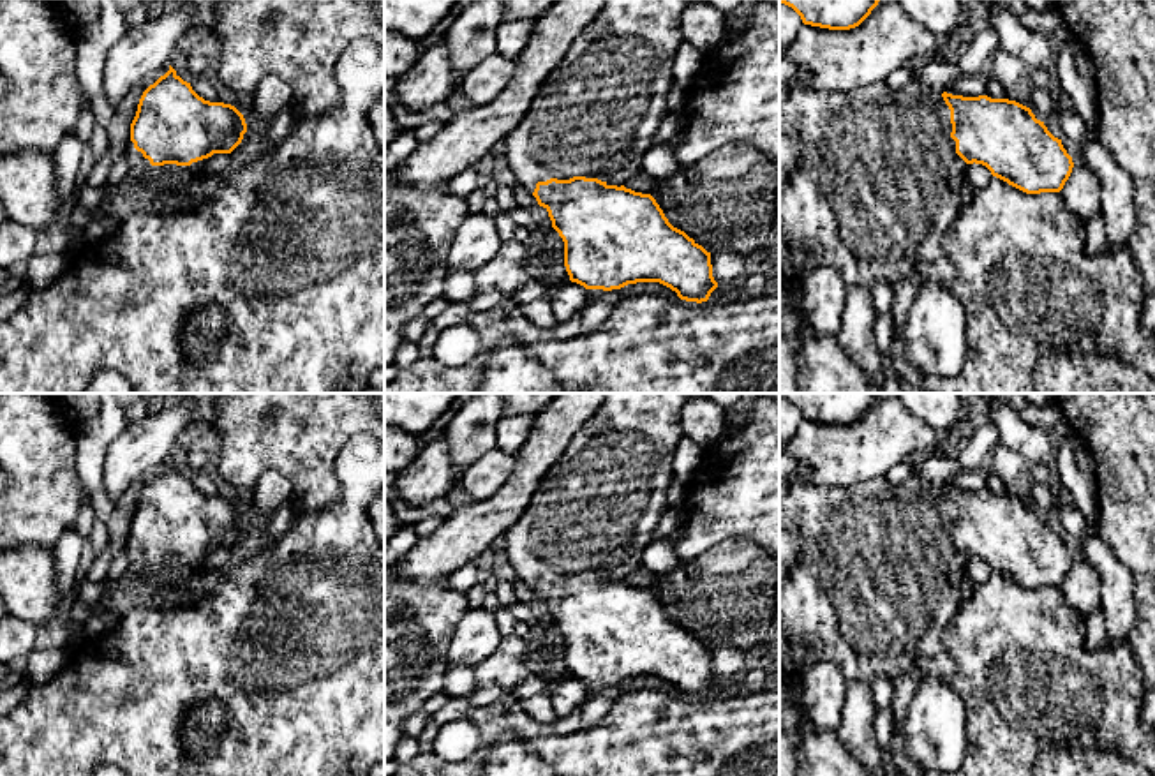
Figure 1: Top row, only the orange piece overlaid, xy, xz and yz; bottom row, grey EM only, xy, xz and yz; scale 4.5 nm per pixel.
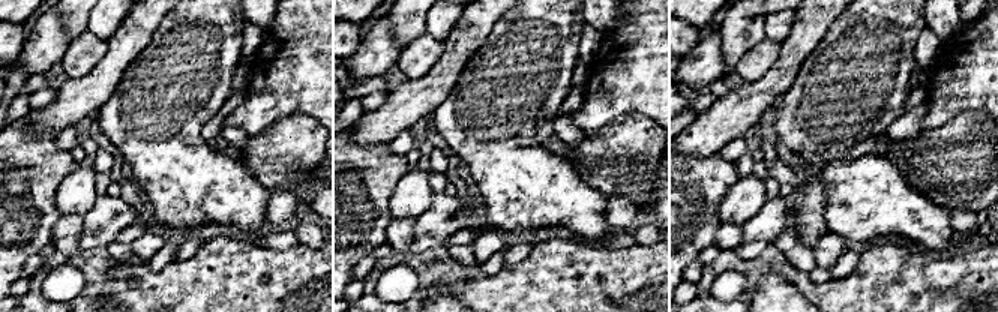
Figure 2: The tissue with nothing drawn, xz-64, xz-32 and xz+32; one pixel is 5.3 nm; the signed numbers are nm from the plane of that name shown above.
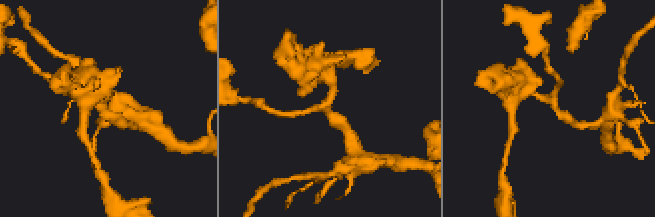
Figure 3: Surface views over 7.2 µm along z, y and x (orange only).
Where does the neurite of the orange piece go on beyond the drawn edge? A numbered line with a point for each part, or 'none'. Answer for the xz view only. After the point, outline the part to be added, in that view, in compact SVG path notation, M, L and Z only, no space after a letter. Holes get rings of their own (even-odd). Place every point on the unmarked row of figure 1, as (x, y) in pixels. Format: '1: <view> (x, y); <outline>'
1: xz (598, 507); M605 393L555 466L541 478L529 506L504 534L515 573L534 587L538 577L573 571L608 577L654 541L674 481L674 451L684 436L682 406L709 393Z

